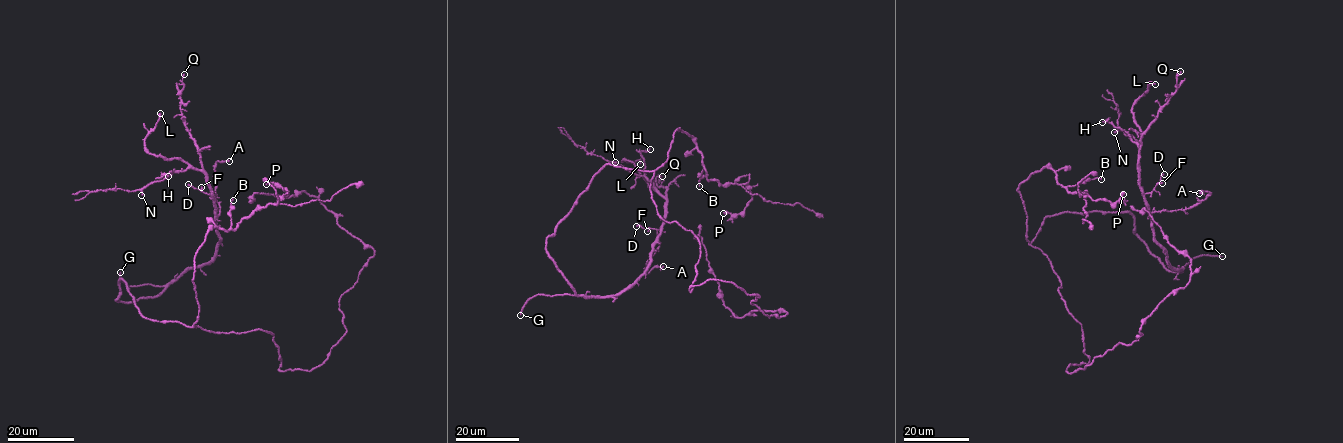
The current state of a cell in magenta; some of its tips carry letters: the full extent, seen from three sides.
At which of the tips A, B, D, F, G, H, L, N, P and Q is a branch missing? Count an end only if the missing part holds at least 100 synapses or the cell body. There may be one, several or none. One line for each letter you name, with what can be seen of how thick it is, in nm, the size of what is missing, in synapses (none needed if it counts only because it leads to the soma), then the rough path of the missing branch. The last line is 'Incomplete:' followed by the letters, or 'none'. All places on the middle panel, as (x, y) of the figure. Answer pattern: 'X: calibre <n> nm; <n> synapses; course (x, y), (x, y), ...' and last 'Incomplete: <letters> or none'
G: calibre 190 nm
Incomplete: G

